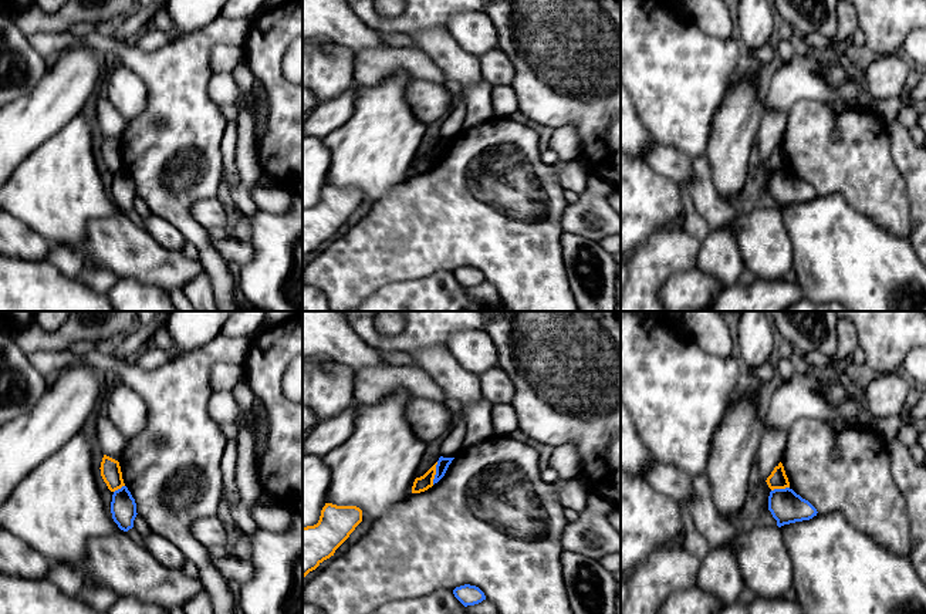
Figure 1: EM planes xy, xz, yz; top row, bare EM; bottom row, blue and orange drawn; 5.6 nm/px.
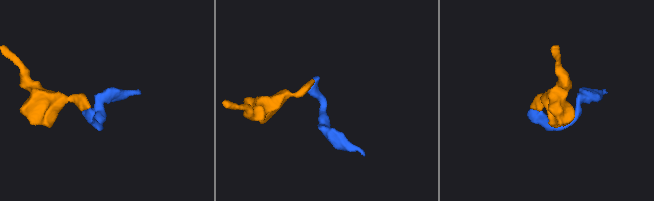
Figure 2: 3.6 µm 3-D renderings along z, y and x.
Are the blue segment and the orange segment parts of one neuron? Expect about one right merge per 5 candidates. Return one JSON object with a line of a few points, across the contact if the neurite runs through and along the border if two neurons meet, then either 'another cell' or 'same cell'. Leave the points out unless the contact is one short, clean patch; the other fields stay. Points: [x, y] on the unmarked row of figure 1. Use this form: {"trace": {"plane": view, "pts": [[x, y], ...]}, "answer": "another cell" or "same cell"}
{"trace": {"plane": "xz", "pts": [[438, 144], [432, 165]]}, "answer": "another cell"}

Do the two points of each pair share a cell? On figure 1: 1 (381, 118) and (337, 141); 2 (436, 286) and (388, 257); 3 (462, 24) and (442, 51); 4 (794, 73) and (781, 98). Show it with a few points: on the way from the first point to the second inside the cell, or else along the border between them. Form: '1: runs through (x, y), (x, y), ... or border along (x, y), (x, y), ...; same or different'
1: runs through (369, 130), (358, 141), (348, 141); same
2: border along (452, 270), (391, 284); different
3: border along (446, 29), (467, 51), (477, 57); different
4: runs through (794, 78), (783, 93); same

